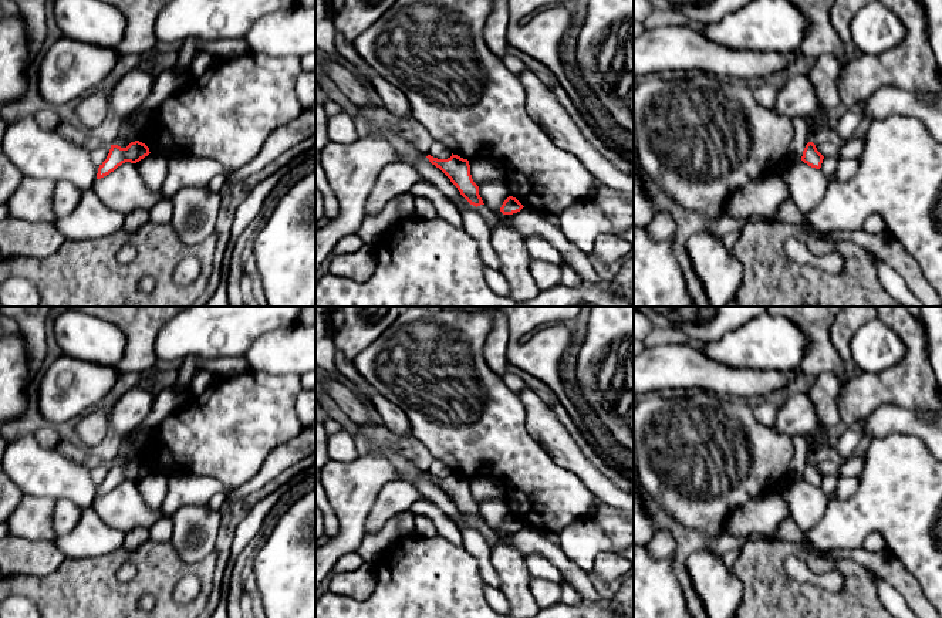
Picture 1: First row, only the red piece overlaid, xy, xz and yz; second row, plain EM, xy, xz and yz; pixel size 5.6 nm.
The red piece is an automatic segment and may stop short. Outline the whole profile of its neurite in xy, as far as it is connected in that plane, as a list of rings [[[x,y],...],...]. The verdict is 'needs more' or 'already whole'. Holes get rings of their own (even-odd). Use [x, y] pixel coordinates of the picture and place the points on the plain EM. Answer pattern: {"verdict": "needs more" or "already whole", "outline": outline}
{"verdict": "already whole", "outline": [[[139,459],[131,460],[126,466],[111,463],[107,477],[98,486],[97,497],[109,493],[125,480],[136,482],[149,472],[149,466]]]}

